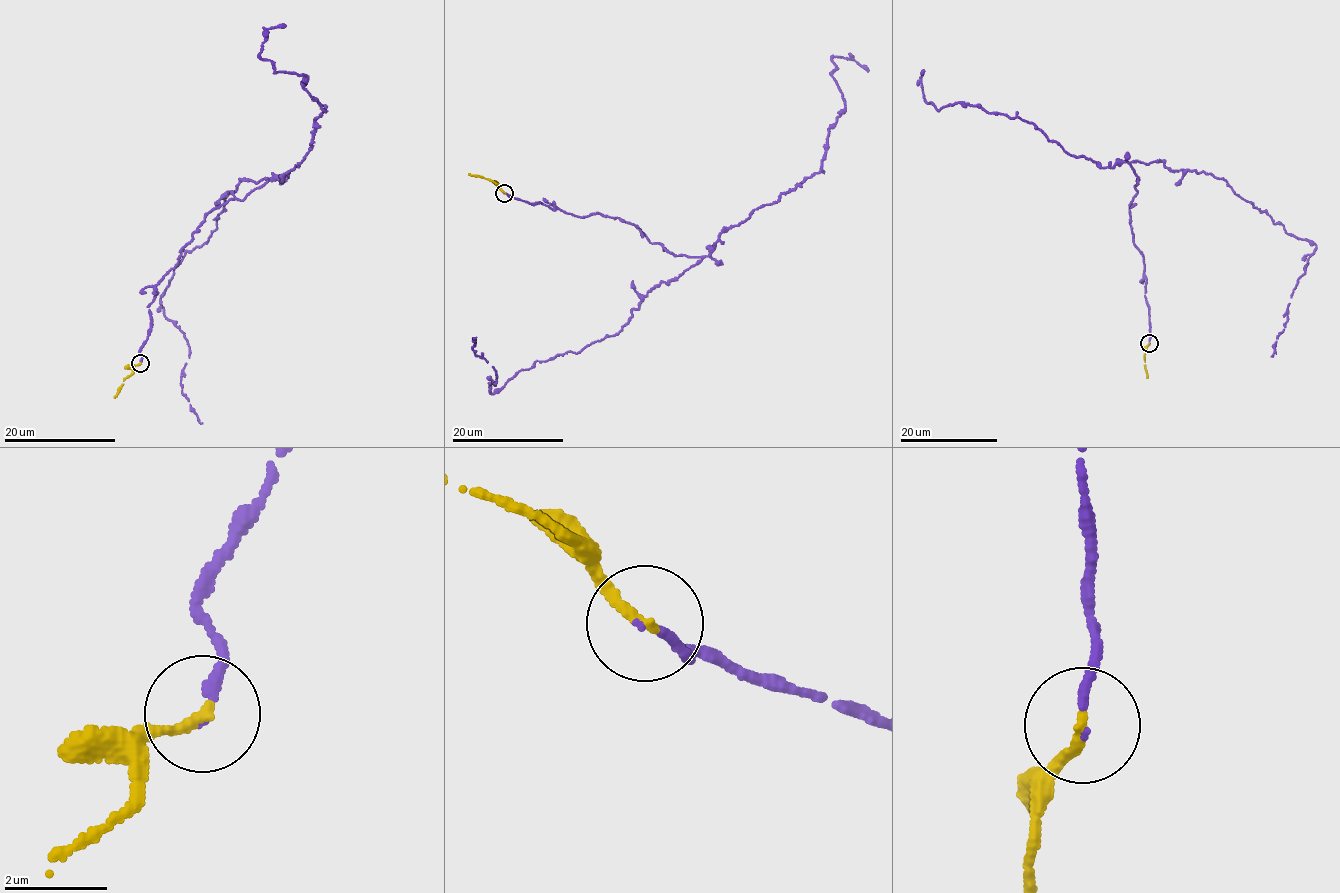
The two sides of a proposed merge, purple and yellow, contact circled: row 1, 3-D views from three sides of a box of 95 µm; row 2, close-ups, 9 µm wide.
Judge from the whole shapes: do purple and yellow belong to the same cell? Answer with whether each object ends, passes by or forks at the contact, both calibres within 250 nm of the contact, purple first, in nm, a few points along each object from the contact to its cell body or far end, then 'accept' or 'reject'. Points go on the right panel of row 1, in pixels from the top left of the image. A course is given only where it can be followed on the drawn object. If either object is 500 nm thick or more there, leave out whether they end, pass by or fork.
purple ends there; yellow ends there; 140 nm thick on the purple side, 200 nm on the other; purple runs (1149, 344), (1143, 257), (1130, 224), (1137, 192), (1131, 162), (1156, 160), (1225, 181), (1315, 245), (1271, 356); yellow runs (1149, 342), (1144, 356), (1146, 378); accept

